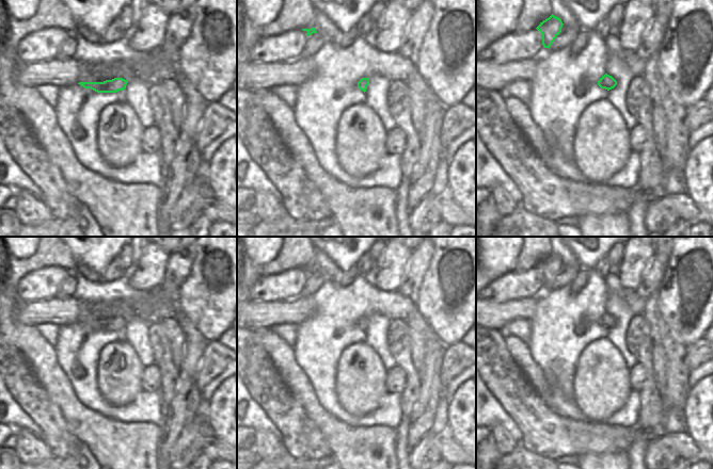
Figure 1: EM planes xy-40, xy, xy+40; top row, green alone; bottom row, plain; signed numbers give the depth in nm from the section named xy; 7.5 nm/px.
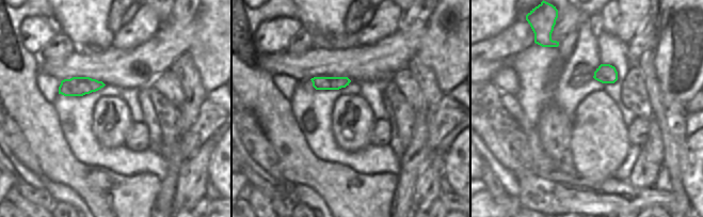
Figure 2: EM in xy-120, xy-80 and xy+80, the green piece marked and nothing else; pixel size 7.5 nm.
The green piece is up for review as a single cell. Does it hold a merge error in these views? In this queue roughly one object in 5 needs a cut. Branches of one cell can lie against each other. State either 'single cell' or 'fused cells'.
single cell

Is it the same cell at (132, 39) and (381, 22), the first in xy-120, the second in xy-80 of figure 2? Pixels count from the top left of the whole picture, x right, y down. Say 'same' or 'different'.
same

